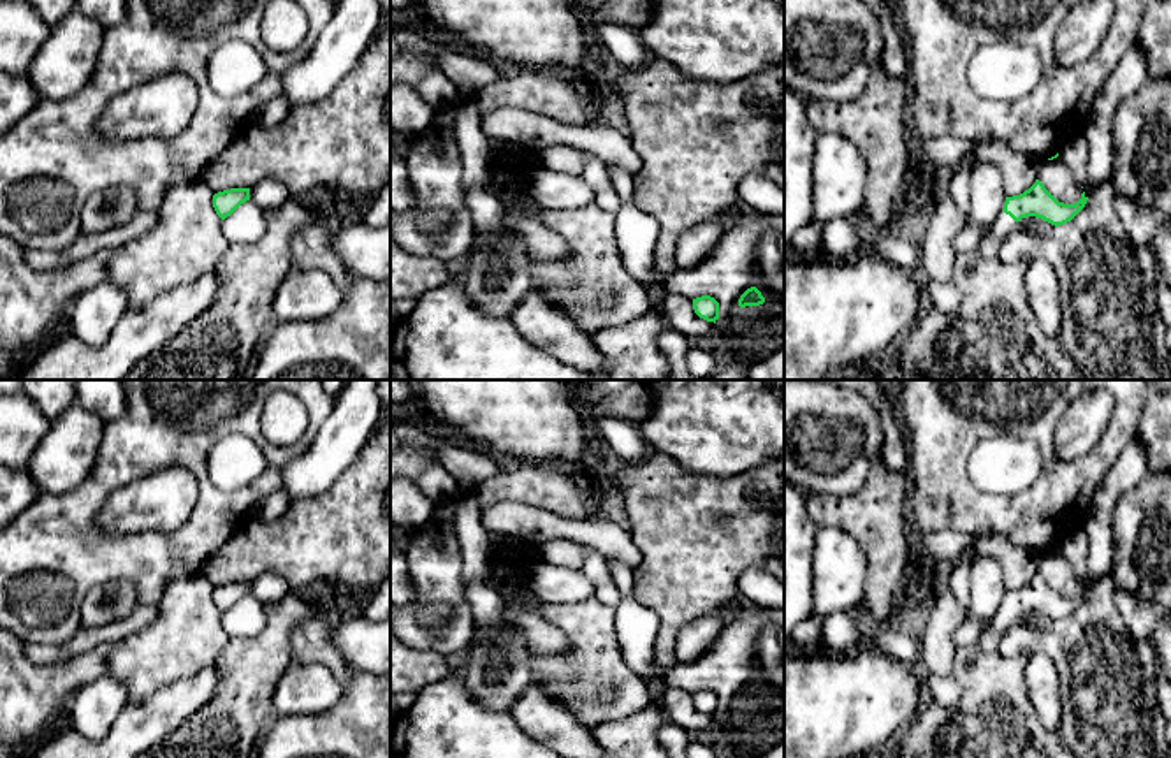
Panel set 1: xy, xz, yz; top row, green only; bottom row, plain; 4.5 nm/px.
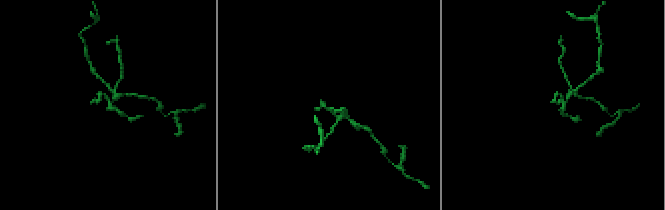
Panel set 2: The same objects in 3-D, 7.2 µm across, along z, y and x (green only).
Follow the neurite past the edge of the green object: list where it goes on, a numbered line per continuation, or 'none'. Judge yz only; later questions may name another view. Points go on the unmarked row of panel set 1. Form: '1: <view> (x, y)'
1: yz (1004, 618)

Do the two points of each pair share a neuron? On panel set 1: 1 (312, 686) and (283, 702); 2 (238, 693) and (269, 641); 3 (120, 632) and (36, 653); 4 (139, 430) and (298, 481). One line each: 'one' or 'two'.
1: one
2: one
3: one
4: two

